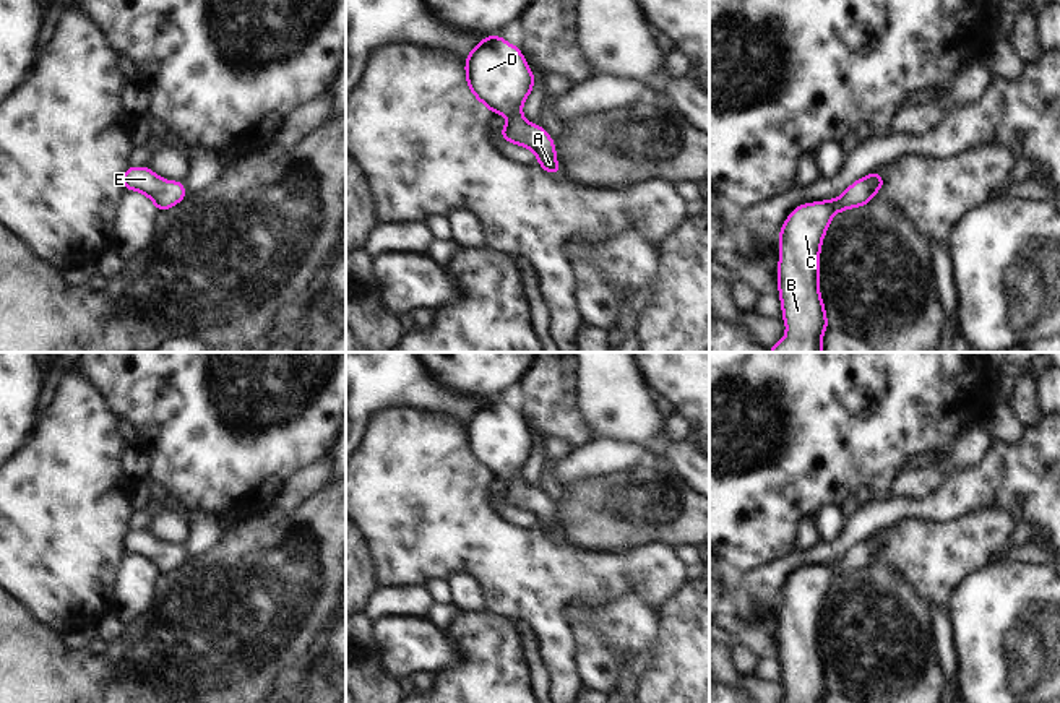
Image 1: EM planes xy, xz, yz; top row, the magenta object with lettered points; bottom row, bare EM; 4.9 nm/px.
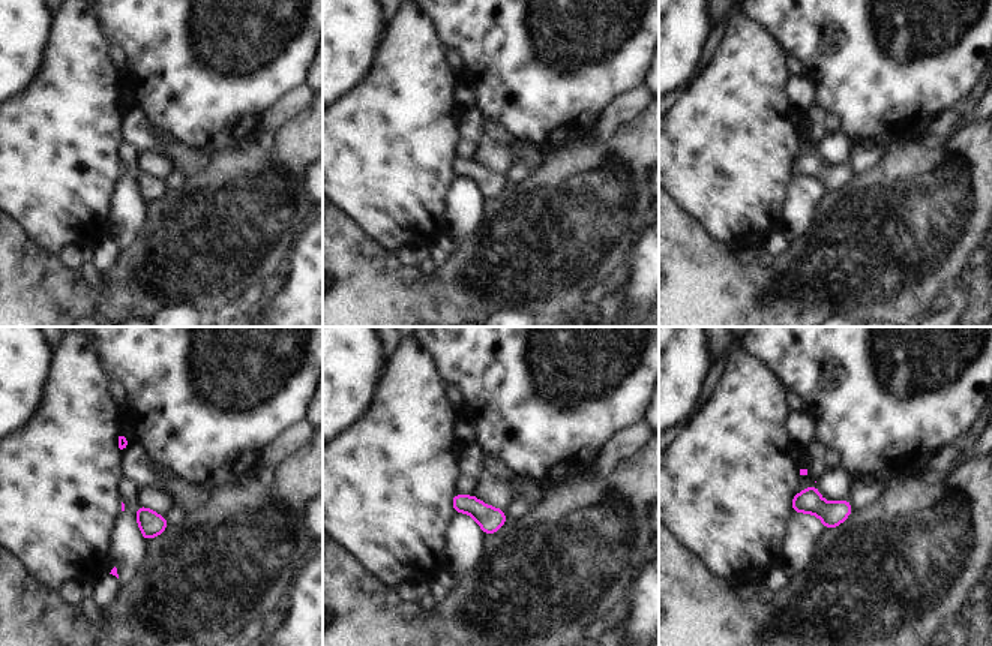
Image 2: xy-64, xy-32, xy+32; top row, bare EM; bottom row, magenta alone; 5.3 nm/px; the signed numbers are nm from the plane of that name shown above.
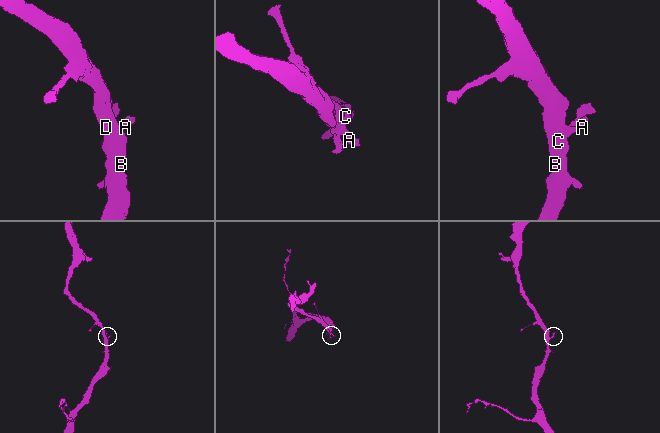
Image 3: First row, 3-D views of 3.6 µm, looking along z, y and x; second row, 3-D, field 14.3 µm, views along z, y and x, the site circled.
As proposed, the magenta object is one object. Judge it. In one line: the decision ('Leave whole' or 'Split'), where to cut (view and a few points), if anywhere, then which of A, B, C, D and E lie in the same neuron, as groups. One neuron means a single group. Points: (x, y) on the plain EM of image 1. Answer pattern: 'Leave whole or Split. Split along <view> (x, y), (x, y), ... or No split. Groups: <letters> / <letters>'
Leave whole. No split. Groups: A B C D E.

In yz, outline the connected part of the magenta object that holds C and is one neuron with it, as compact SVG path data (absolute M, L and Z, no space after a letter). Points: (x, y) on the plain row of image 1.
M875 534L852 547L839 562L802 568L787 580L779 596L781 622L778 630L779 662L782 666L782 682L787 690L784 703L821 703L828 692L818 653L818 620L823 599L834 576L867 568L881 550L885 550L885 546L878 539L878 534Z

